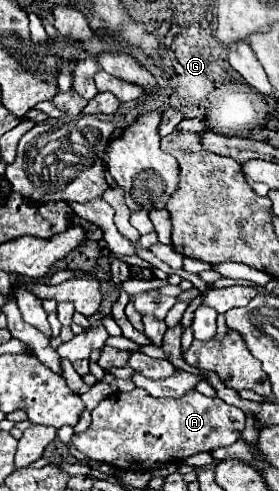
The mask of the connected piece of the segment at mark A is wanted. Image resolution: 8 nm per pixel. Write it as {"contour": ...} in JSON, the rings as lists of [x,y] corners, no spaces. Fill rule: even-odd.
{"contour":[[[144,389],[112,393],[92,409],[92,423],[86,431],[74,433],[72,447],[90,459],[110,463],[116,469],[156,469],[160,463],[180,463],[200,451],[214,451],[236,443],[244,431],[242,409],[224,403],[220,397],[206,397],[198,391],[170,399],[152,397]]]}

